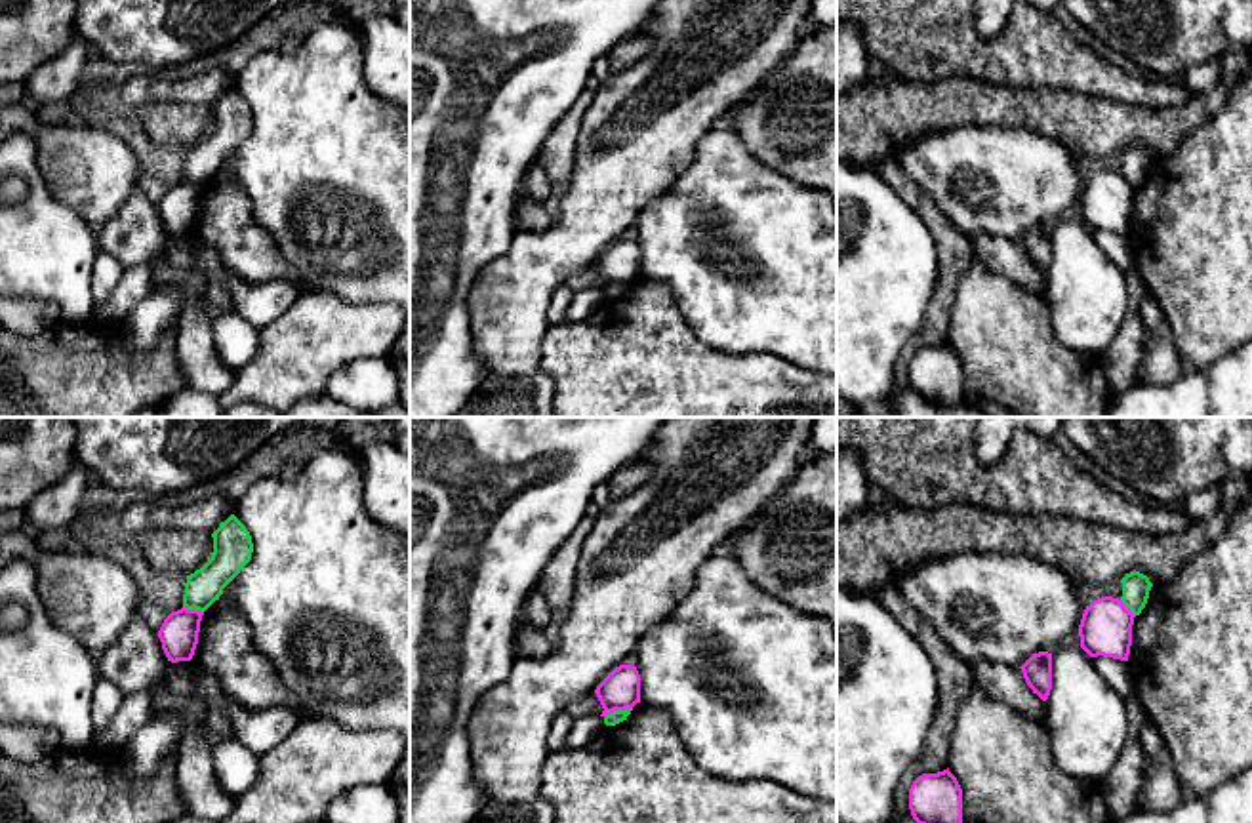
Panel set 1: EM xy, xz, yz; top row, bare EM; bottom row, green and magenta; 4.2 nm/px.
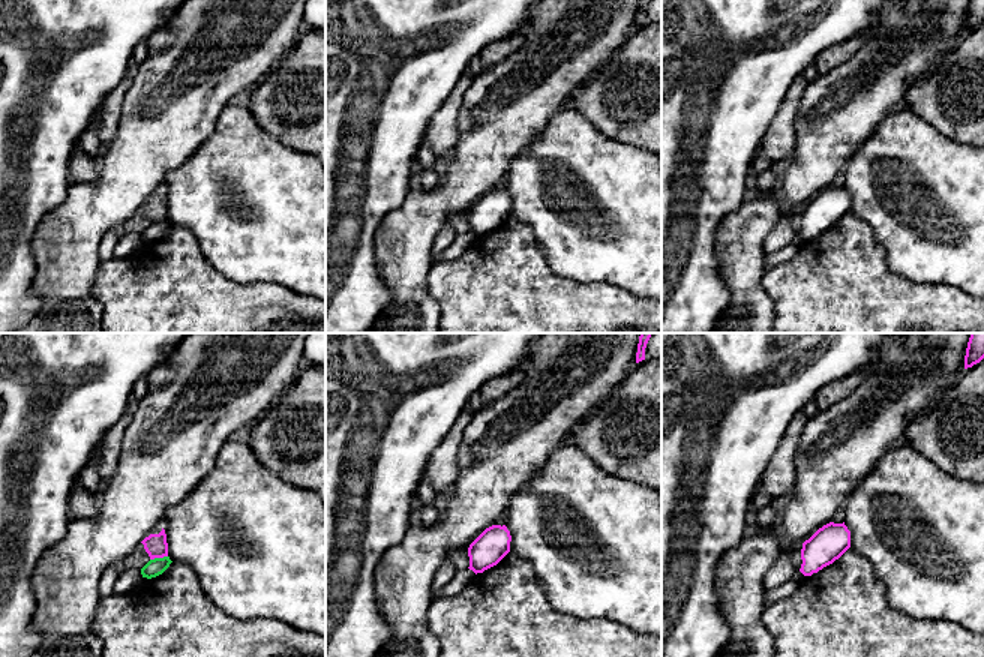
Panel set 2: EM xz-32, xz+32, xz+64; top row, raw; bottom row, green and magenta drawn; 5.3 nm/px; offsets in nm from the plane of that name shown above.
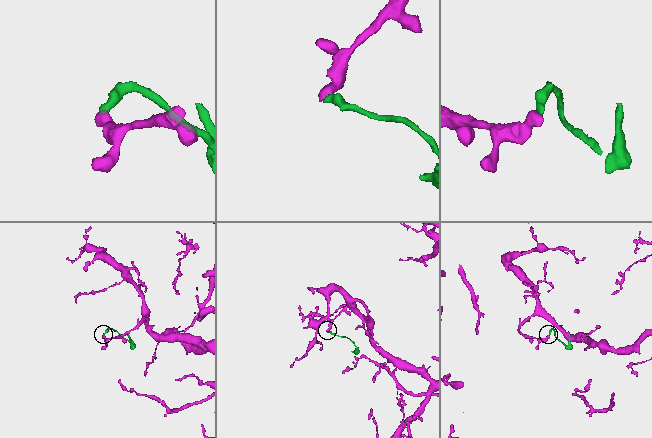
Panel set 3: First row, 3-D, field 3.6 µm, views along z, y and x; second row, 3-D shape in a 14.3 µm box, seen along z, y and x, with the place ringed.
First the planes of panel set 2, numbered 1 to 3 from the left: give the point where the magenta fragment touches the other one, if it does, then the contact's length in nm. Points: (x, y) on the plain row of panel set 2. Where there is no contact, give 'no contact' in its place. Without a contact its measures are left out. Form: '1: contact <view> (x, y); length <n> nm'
1: contact xz-32 (158, 222); length 100 nm
2: no contact
3: no contact

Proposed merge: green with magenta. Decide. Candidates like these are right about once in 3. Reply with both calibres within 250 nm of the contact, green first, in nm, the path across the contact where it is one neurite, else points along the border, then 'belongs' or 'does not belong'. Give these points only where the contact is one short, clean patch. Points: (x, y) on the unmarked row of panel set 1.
60 nm thick on the green side, 170 nm on the other; border along xz (631, 281), (610, 284), (605, 290); does not belong

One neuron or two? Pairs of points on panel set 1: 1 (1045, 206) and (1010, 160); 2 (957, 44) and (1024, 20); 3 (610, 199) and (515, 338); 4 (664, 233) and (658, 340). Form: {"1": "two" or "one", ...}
{"1": "one", "2": "one", "3": "one", "4": "two"}

